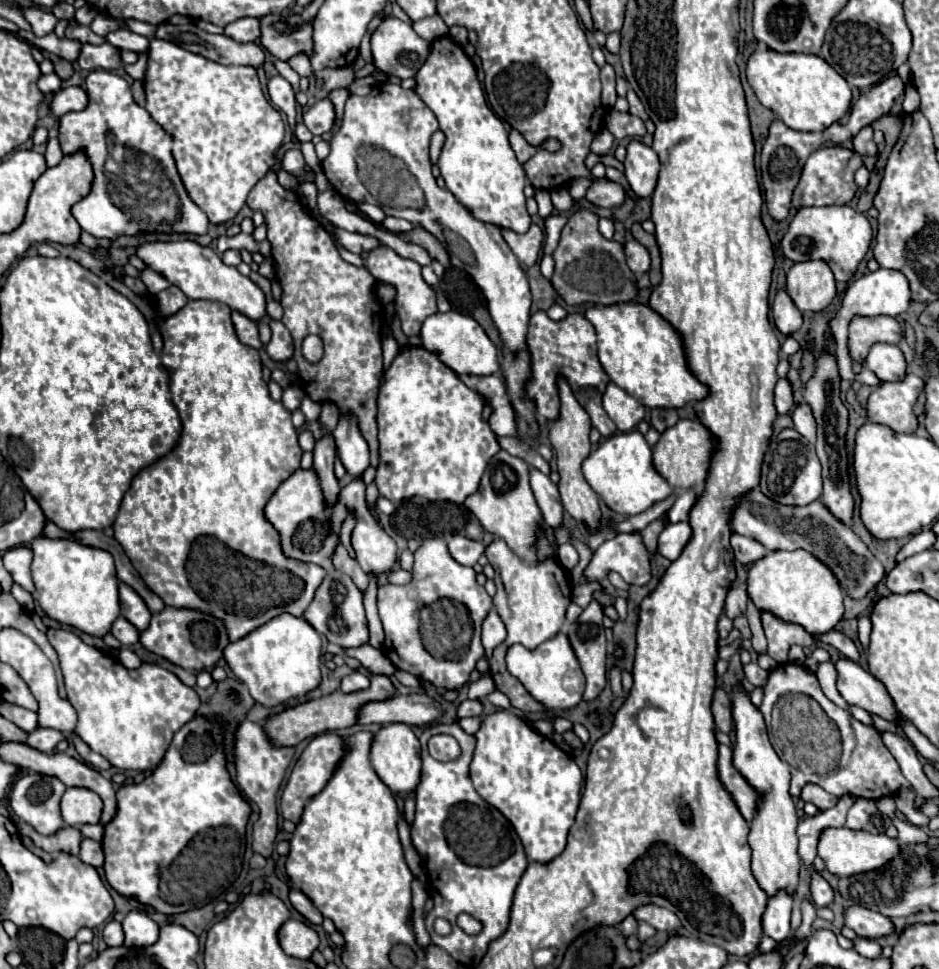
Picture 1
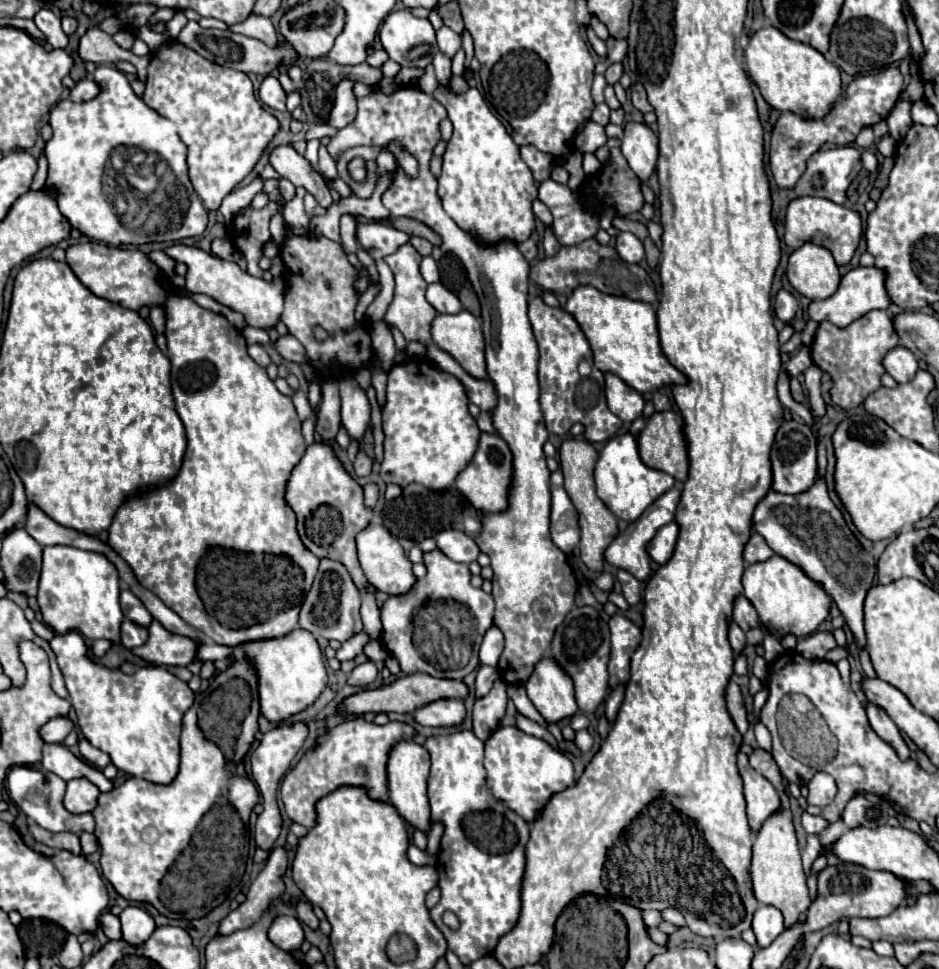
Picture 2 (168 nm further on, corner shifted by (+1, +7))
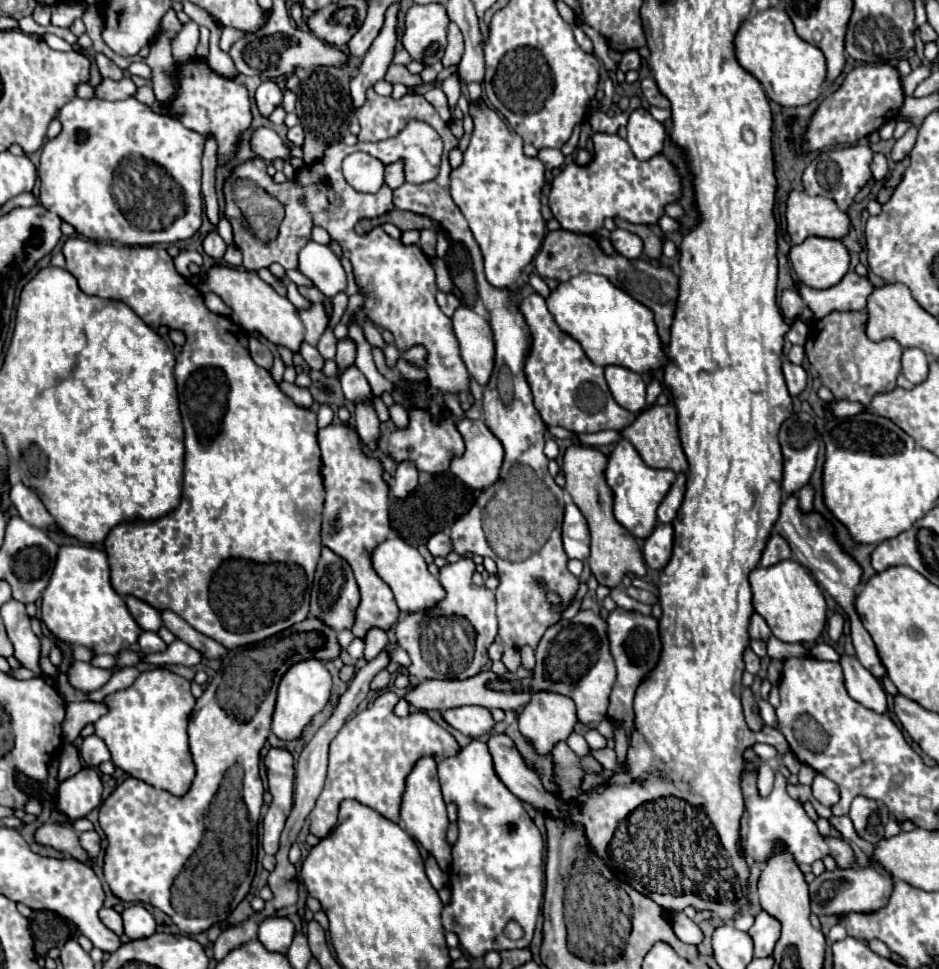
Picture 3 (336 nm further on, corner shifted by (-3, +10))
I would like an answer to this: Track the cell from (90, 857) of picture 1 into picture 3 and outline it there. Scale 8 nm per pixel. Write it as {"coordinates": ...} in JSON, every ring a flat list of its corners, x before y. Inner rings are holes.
{"coordinates":[[94,830,82,832,80,842,82,842,82,848,90,854,90,858,96,858,96,854,100,852,100,836]]}

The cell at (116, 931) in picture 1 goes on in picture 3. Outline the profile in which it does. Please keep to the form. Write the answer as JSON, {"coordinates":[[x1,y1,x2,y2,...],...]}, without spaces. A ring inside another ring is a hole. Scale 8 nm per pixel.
{"coordinates":[[102,908,102,910,98,912,98,916,100,916,100,920,102,920,102,924,104,924,106,928,110,928,112,932,116,932,118,936,124,934,122,918,120,918,120,914,118,914,116,910,112,910,112,908]]}

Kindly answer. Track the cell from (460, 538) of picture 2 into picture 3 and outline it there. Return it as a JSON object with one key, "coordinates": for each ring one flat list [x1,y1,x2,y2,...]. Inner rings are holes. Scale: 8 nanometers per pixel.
{"coordinates":[[438,532,438,534,434,534,430,540,428,540,428,552,436,558,436,556,442,556,442,558,446,558,446,554,450,554,452,552,452,538,448,536,448,534,444,534,444,532]]}

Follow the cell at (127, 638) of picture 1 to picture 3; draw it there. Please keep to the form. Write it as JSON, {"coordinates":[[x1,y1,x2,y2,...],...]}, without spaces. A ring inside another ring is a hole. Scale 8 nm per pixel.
{"coordinates":[[142,632,138,644,140,644,140,648,142,648,144,654,150,654,150,652,164,652,164,650,168,648,156,632]]}

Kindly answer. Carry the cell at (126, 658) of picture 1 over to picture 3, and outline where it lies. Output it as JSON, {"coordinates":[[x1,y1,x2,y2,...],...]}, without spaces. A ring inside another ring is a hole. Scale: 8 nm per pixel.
{"coordinates":[[130,666,130,668,122,668,120,672,112,674,112,678,110,678,102,688,90,692,90,694,88,694,88,700,92,700,92,702,100,702,100,700,104,700,108,694,114,694,114,692,118,692,118,690,130,688,130,686,134,684,134,680,138,678,139,674,140,672,138,671,138,668,134,668,134,666]]}

